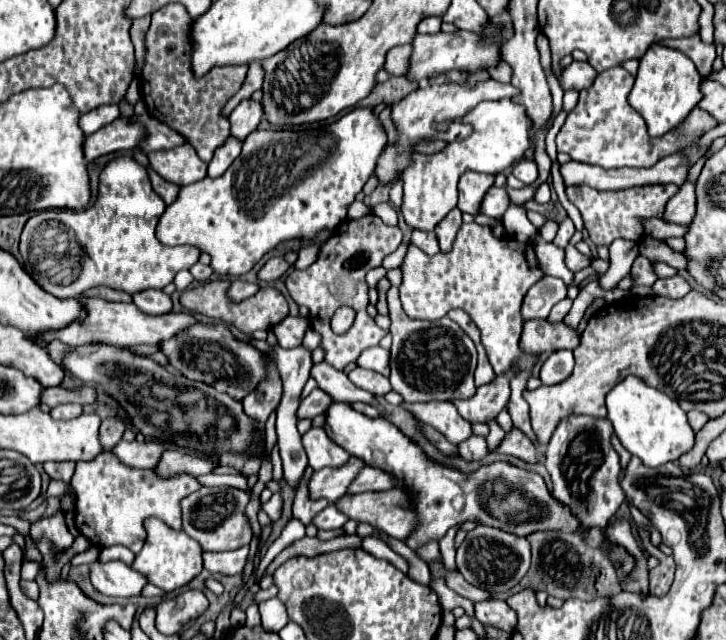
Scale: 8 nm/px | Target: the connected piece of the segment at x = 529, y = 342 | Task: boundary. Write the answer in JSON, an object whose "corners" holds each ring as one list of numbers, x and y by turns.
{"corners":[[532,319,524,323,522,331,522,351,528,355,554,353,560,349,578,347,580,333,574,327,568,327,564,321,548,323,546,319]]}

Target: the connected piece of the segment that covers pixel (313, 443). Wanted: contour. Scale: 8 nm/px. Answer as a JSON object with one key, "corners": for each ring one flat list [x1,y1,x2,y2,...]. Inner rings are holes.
{"corners":[[310,427,310,431,306,431,302,435,302,445,306,449,308,455,308,465,318,471,322,467,340,467,348,461,348,453,338,447,328,435,324,427]]}

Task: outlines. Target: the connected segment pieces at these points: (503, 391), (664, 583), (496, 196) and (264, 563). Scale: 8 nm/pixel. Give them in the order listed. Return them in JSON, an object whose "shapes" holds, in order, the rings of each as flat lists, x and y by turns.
{"shapes":[[[496,375,490,383,480,385,476,395,466,401,452,401,458,413,468,421,482,421,486,423,490,417,496,417,500,409,508,403,510,397,510,379,506,375]],[[638,529,642,539,643,546,651,555,658,558,658,567,650,569,650,595,662,597,668,593,672,579,674,579,674,571,676,571,676,563,672,557,664,555,659,547,654,546,650,541,650,531,647,529]],[[490,187,490,191,482,199,482,205,478,207,478,215,500,219,508,205,510,205,510,199,508,199,506,191,500,187]],[[290,517,290,521,284,525,284,529,282,529,280,537,278,537,270,547,268,547,266,555,262,557,260,567,258,567,258,571,256,571,254,583,259,583,262,571,272,563,272,559,274,559,274,557,284,549,284,547,288,547,288,545,292,545,294,541,298,541,298,539,302,538,304,538,304,523,300,523,300,519,298,519,298,517]]]}

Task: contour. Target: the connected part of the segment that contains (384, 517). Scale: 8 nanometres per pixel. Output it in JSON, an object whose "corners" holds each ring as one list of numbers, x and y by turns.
{"corners":[[398,487,378,493,346,493,342,499,334,501,334,505,346,513,348,519,368,523,396,539,408,537,416,525,408,495]]}

